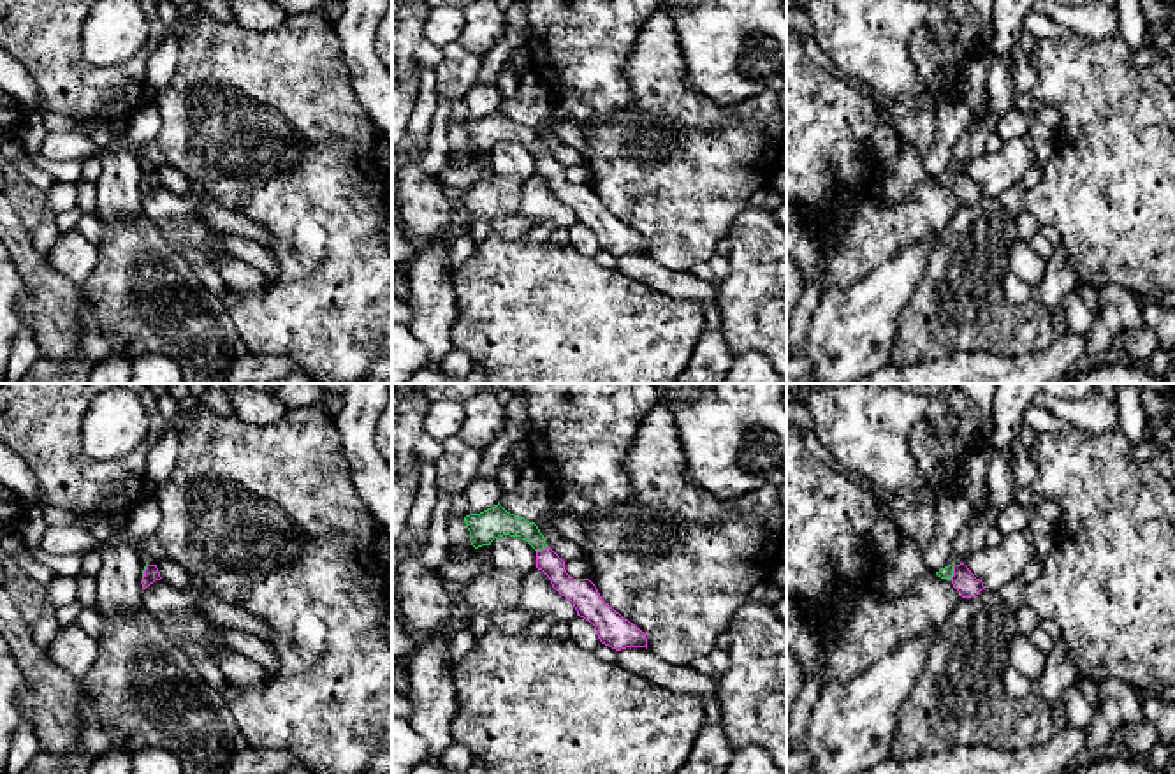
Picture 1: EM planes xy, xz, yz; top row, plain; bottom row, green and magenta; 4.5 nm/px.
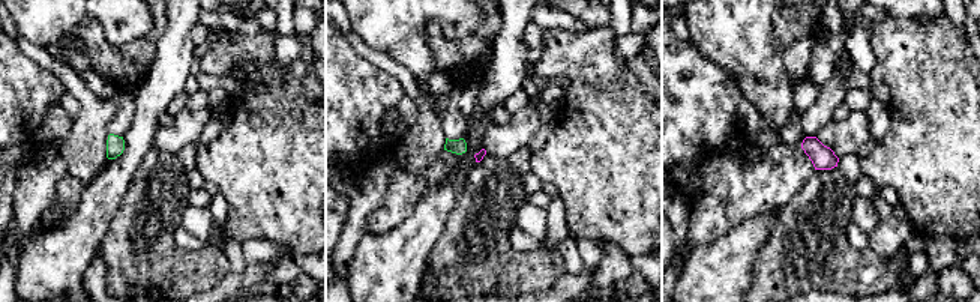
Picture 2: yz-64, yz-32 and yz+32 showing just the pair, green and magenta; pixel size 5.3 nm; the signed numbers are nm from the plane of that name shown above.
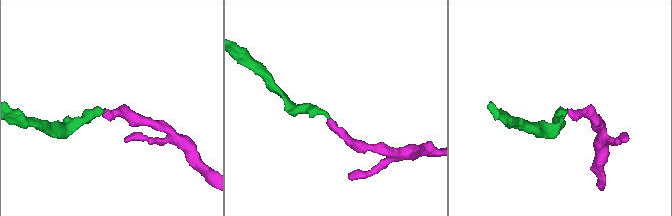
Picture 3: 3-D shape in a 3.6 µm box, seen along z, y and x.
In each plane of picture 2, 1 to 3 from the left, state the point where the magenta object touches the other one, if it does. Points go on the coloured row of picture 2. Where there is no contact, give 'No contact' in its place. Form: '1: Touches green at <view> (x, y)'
1: No contact
2: No contact
3: No contact

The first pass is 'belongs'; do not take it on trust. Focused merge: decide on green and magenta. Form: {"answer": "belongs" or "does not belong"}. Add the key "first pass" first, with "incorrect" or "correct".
{"first pass": "correct", "answer": "belongs"}

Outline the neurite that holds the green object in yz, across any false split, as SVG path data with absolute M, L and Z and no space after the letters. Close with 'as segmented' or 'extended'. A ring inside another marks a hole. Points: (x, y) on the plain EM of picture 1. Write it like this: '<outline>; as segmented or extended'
M952 169L936 178L936 181L950 186L962 204L976 202L982 195L985 195L983 188L976 185L964 169Z; extended

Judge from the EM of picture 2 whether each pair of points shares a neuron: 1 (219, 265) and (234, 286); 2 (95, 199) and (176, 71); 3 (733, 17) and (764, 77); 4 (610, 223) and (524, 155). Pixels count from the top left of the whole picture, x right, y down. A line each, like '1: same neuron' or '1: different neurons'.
1: different neurons
2: same neuron
3: same neuron
4: different neurons

